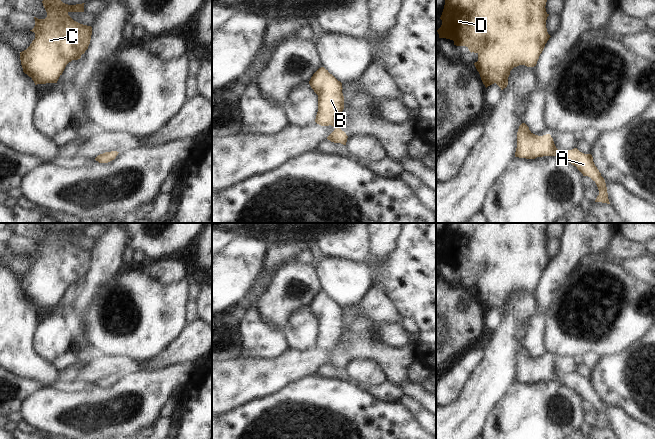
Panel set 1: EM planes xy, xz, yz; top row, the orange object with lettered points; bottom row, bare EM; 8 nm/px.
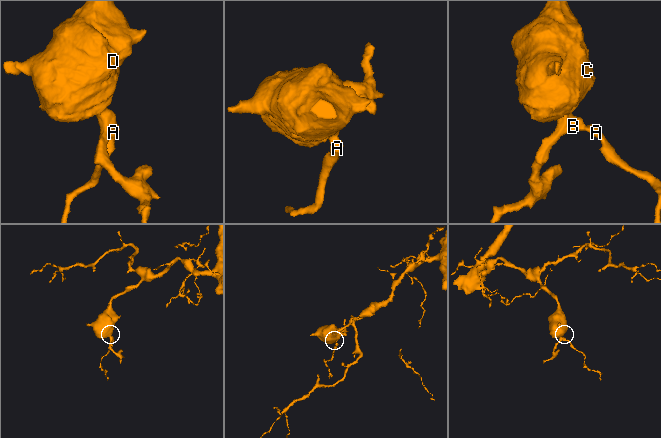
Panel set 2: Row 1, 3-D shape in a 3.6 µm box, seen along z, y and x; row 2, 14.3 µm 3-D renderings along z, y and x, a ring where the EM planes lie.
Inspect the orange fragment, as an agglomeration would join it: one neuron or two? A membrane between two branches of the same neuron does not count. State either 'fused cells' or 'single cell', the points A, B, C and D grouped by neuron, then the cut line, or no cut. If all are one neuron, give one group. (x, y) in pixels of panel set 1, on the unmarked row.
single cell; groups A B C D; cut none

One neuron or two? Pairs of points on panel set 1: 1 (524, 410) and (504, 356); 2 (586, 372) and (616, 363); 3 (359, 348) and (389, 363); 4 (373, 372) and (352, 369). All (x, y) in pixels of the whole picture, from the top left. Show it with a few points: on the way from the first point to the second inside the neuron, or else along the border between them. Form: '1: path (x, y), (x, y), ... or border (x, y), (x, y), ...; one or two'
1: border (515, 381), (499, 400); two
2: border (593, 370), (591, 378); two
3: path (366, 348), (378, 352), (382, 356); one
4: path (368, 372), (357, 369); one

